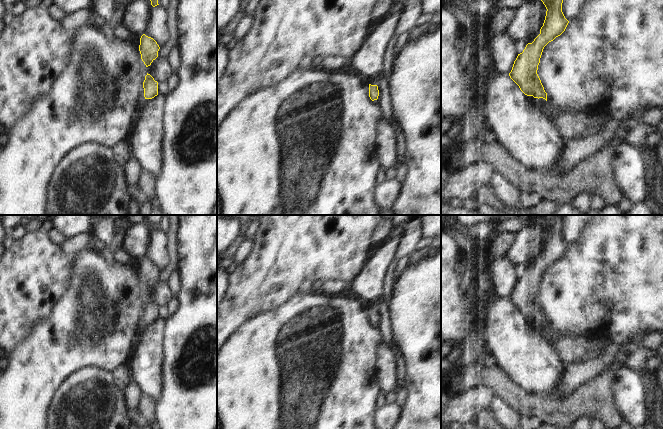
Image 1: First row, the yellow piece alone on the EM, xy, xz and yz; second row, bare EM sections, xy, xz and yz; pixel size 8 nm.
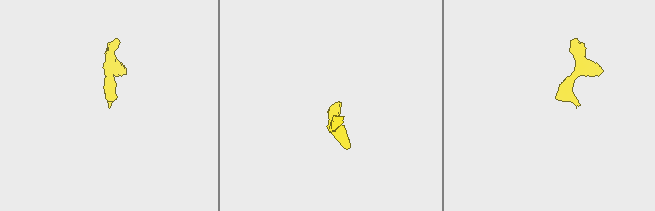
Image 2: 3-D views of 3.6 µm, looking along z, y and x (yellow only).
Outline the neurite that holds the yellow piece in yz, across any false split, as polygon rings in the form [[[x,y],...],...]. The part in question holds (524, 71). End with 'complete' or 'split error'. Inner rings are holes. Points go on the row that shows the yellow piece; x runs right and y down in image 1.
[[[563,0],[541,1],[547,11],[540,34],[518,54],[509,76],[525,95],[545,99],[545,107],[549,108],[551,100],[537,74],[538,65],[544,47],[565,31],[569,21],[562,12]]]; split error

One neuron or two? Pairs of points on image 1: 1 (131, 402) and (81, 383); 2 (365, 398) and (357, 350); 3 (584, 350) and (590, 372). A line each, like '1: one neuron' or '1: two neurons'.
1: two neurons
2: one neuron
3: two neurons

